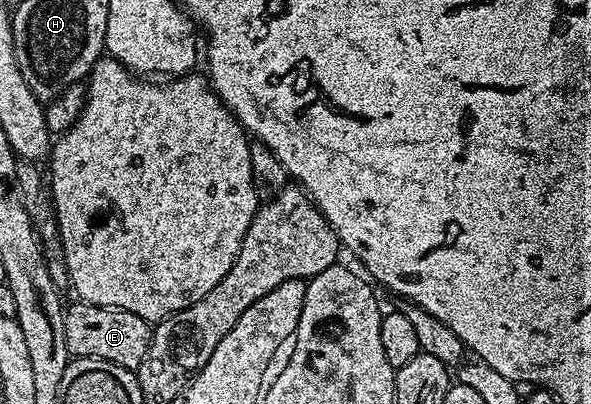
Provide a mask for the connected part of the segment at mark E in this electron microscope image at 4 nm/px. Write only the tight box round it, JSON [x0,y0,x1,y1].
[63,300,152,371]

